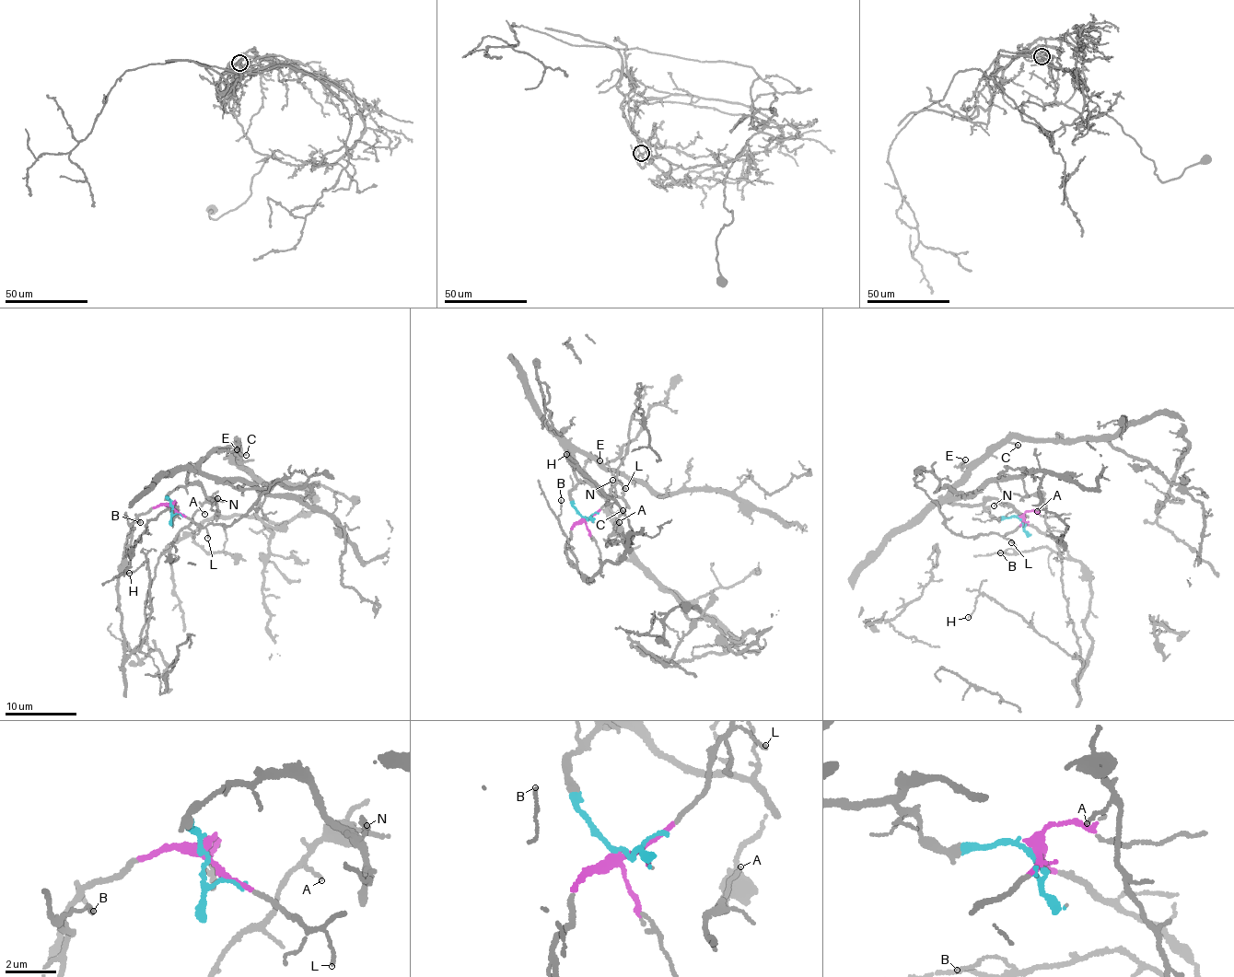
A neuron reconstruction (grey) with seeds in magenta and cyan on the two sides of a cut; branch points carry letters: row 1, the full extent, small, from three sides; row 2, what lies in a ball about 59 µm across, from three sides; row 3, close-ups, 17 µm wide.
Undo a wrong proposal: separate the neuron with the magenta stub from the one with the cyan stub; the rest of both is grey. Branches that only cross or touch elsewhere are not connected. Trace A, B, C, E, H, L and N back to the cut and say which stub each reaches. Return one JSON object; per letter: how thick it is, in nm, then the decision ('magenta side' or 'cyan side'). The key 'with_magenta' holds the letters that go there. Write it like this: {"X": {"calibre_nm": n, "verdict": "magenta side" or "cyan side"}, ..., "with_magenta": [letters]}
{"A": {"calibre_nm": 120, "verdict": "magenta side"}, "B": {"calibre_nm": 110, "verdict": "magenta side"}, "C": {"calibre_nm": 140, "verdict": "cyan side"}, "E": {"calibre_nm": 120, "verdict": "cyan side"}, "H": {"calibre_nm": 90, "verdict": "magenta side"}, "L": {"calibre_nm": 120, "verdict": "magenta side"}, "N": {"calibre_nm": 130, "verdict": "cyan side"}, "with_magenta": ["A", "B", "H", "L"]}

